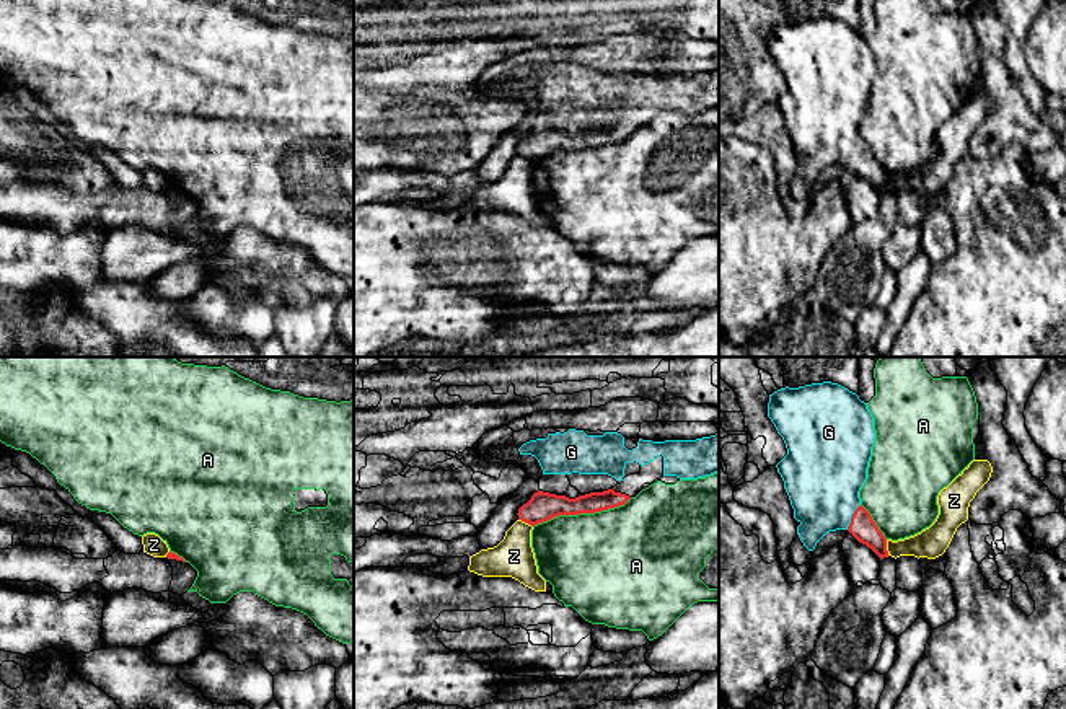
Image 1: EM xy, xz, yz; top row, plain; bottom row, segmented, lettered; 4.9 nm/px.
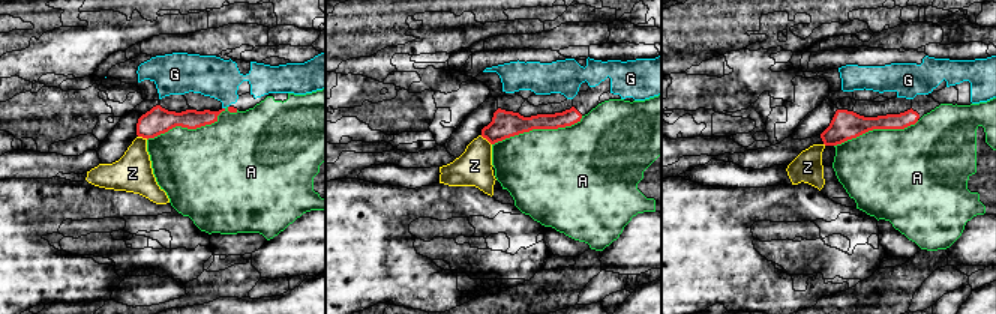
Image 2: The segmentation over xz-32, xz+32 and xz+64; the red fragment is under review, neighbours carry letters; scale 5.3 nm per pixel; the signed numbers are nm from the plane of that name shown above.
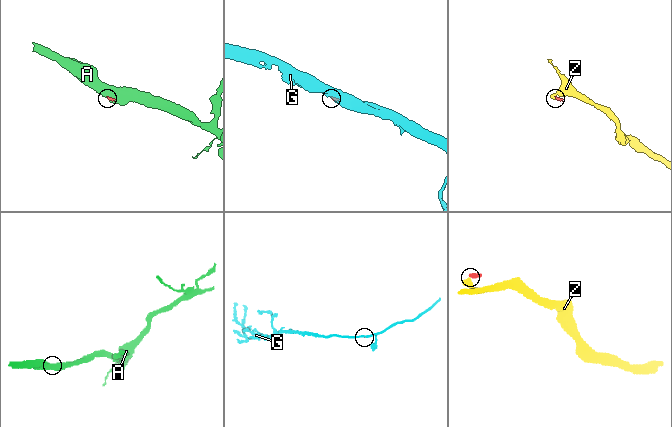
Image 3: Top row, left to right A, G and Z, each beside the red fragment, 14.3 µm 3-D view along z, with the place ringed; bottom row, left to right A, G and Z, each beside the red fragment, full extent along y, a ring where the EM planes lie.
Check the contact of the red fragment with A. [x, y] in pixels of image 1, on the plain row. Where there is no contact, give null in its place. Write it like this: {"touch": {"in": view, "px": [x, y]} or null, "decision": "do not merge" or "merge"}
{"touch": {"in": "xz", "px": [582, 147]}, "decision": "do not merge"}

